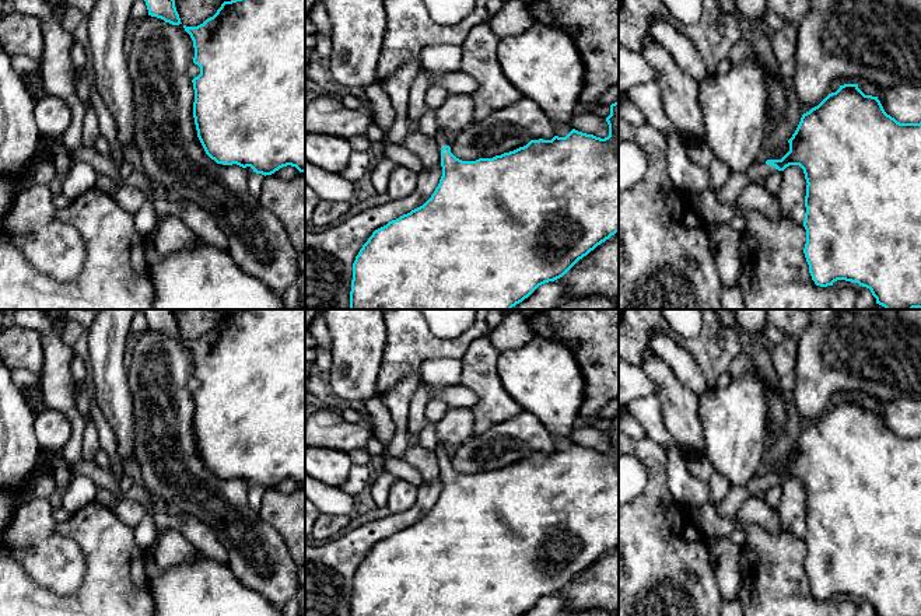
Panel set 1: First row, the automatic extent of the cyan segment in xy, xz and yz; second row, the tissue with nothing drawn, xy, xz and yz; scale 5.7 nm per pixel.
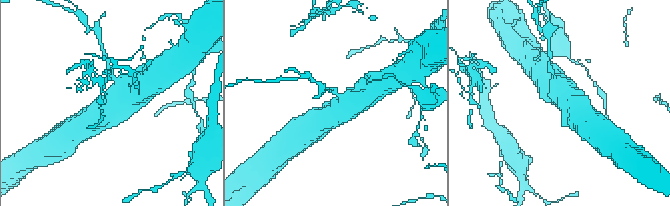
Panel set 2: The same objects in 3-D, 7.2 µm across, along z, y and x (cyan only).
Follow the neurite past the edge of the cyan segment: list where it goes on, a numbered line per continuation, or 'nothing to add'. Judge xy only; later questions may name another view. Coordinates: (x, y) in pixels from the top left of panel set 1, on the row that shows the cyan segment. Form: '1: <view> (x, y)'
nothing to add

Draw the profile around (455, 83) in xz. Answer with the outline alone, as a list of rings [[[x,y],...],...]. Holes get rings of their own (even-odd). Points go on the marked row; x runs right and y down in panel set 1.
[[[460,70],[440,77],[428,73],[427,76],[431,84],[441,85],[448,94],[472,95],[479,88],[477,81]]]

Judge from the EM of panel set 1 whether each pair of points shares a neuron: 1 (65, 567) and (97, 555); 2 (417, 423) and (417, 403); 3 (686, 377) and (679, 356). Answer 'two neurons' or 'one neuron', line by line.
1: two neurons
2: one neuron
3: one neuron

